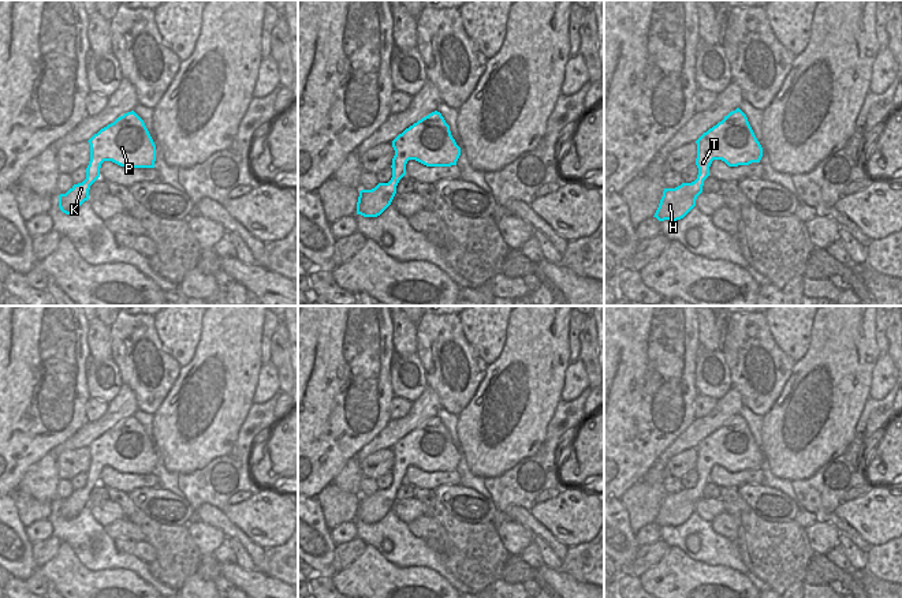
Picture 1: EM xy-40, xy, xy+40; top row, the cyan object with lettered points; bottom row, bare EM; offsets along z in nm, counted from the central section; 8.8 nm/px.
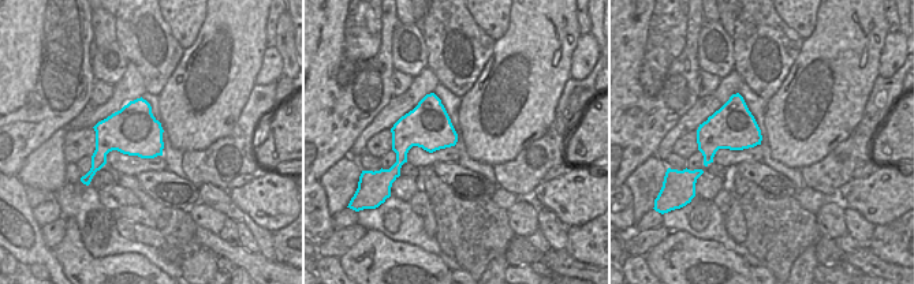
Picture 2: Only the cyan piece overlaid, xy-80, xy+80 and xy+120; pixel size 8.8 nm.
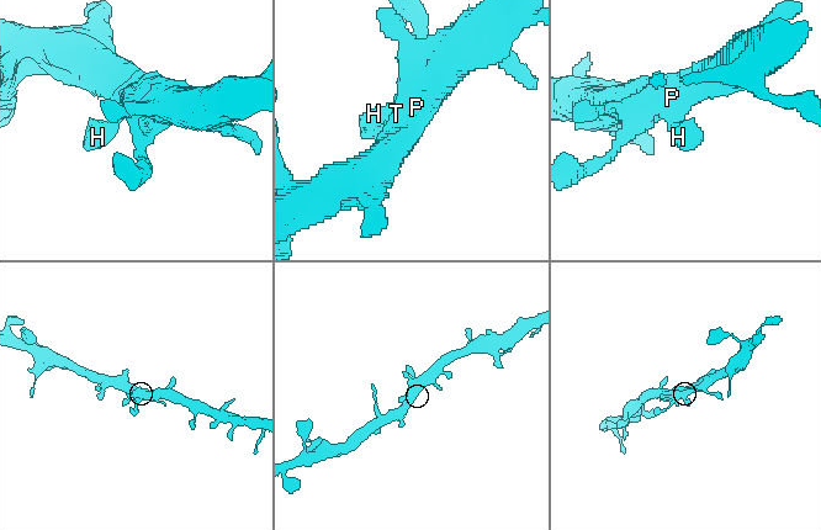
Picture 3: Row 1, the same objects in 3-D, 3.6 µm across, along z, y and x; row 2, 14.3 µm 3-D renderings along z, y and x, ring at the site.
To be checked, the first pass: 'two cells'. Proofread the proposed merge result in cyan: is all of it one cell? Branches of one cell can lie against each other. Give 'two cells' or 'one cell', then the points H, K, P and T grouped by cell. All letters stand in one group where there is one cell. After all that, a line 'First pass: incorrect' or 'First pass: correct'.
one cell; H K P T
First pass: incorrect

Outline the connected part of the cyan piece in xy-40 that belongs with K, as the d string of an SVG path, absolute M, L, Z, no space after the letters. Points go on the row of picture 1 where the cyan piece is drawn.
M134 111L101 128L87 142L90 161L86 179L59 195L59 208L66 214L74 213L89 199L90 186L100 177L104 161L128 168L154 168L156 145L144 120Z

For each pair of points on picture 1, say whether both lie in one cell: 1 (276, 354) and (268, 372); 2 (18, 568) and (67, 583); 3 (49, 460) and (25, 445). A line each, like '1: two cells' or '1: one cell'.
1: two cells
2: two cells
3: two cells

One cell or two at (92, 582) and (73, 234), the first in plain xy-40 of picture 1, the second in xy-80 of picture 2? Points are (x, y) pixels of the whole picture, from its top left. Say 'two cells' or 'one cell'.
one cell

